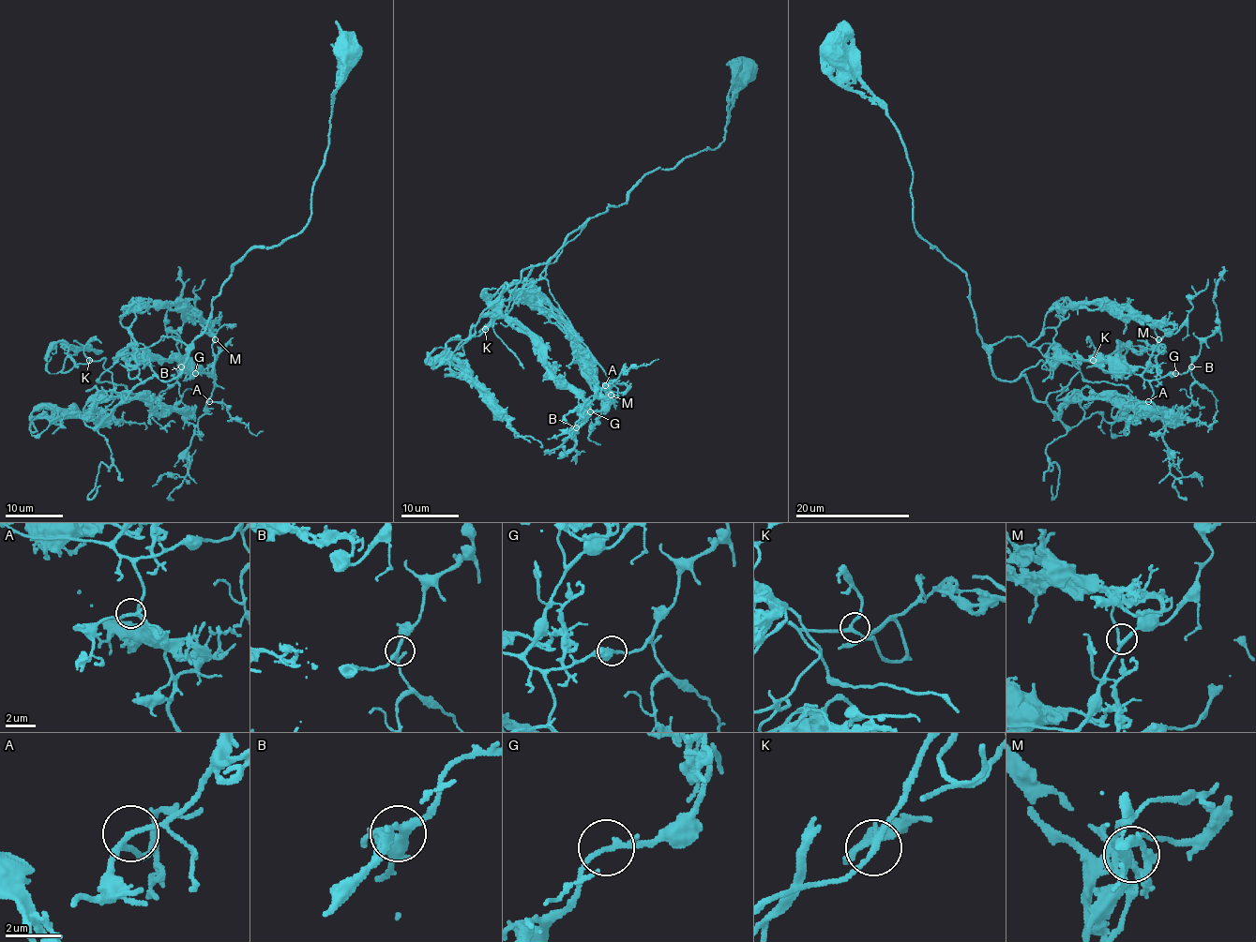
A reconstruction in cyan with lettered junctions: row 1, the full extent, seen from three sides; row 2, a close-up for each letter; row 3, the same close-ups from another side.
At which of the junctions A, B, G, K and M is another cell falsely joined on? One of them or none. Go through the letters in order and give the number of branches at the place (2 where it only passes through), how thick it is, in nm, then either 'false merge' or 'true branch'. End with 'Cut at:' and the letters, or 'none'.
A: 3 | 180 nm | true branch
B: 3 | 240 nm | true branch
G: 2 | 180 nm | true branch
K: 3 | 190 nm | true branch
M: 3 | 200 nm | true branch
Cut at: none

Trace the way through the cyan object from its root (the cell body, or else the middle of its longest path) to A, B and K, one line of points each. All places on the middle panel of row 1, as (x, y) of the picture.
A: (742, 71), (724, 141), (649, 171), (625, 203), (589, 217), (540, 275), (605, 385)
B: (742, 71), (724, 141), (649, 171), (625, 203), (589, 217), (540, 275), (609, 381), (609, 402), (576, 427)
K: (742, 71), (718, 146), (670, 169), (654, 169), (625, 203), (589, 217), (505, 316), (496, 307), (485, 329)

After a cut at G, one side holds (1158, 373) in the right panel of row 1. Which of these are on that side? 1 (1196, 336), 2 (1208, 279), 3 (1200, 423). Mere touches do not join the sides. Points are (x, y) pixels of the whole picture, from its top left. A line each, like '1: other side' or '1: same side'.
1: other side
2: same side
3: same side

